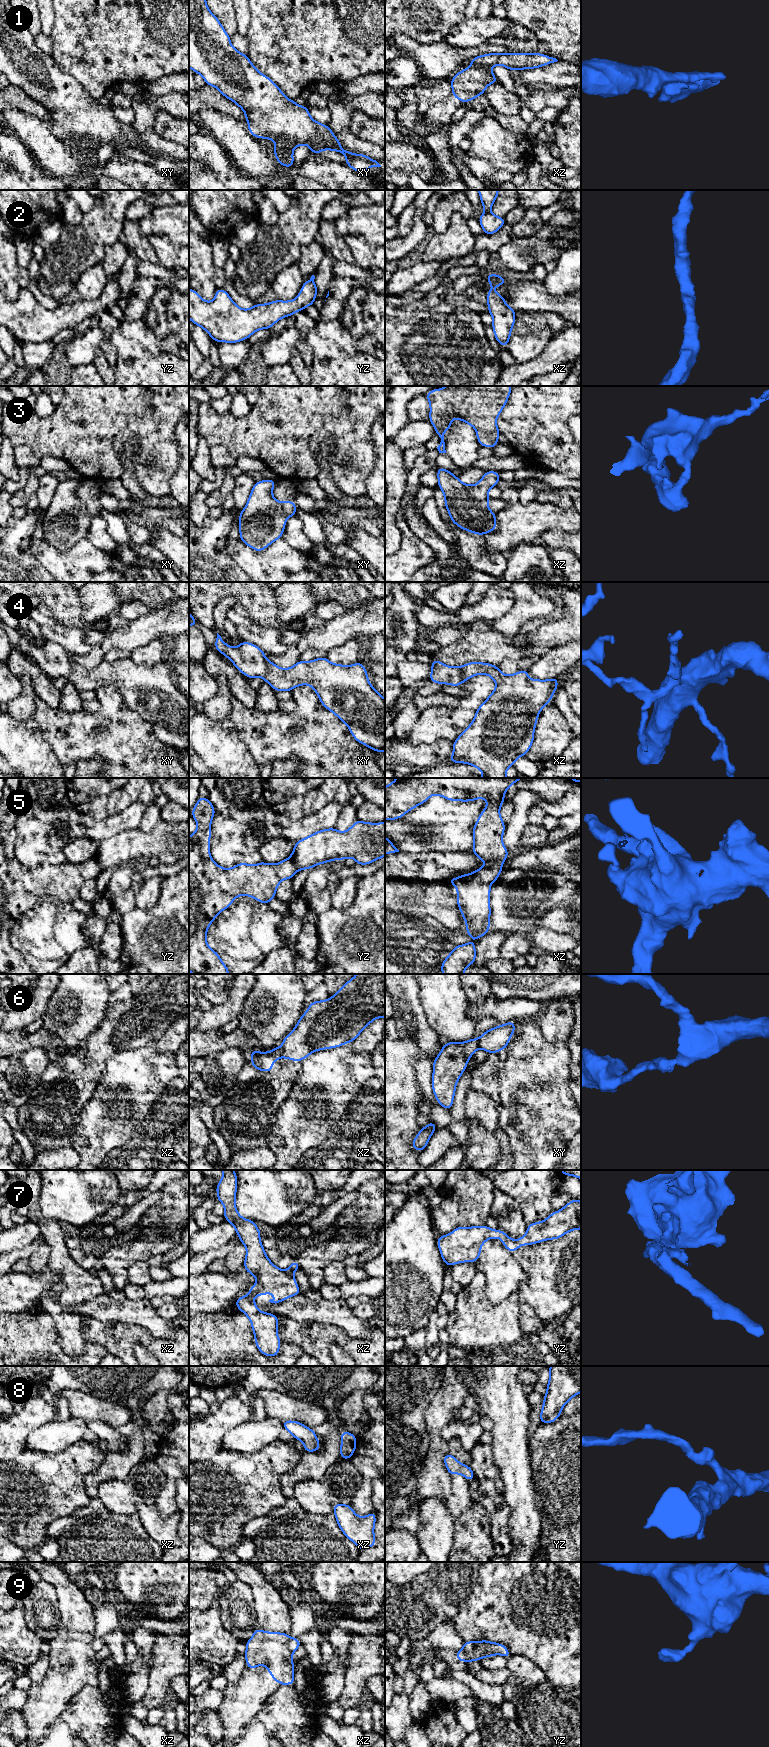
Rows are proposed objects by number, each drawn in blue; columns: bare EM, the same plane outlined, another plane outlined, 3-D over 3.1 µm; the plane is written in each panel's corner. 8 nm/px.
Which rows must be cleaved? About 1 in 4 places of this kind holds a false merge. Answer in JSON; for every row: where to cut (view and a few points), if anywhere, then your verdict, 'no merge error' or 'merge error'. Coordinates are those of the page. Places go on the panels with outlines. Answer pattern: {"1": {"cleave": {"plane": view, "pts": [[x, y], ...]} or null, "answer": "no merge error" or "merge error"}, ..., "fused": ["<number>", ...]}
{"1": {"cleave": {"plane": "xz", "pts": [[474, 65], [489, 69]]}, "answer": "merge error"}, "2": {"cleave": null, "answer": "no merge error"}, "3": {"cleave": null, "answer": "no merge error"}, "4": {"cleave": null, "answer": "no merge error"}, "5": {"cleave": null, "answer": "no merge error"}, "6": {"cleave": {"plane": "xz", "pts": [[280, 1047], [282, 1055]]}, "answer": "merge error"}, "7": {"cleave": null, "answer": "no merge error"}, "8": {"cleave": null, "answer": "no merge error"}, "9": {"cleave": {"plane": "yz", "pts": [[474, 1642], [474, 1648], [470, 1652], [462, 1649]]}, "answer": "merge error"}, "fused": ["1", "6", "9"]}

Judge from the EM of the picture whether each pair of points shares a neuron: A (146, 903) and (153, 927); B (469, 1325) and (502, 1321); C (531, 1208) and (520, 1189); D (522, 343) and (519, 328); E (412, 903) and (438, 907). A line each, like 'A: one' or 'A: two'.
A: two
B: one
C: one
D: two
E: one

